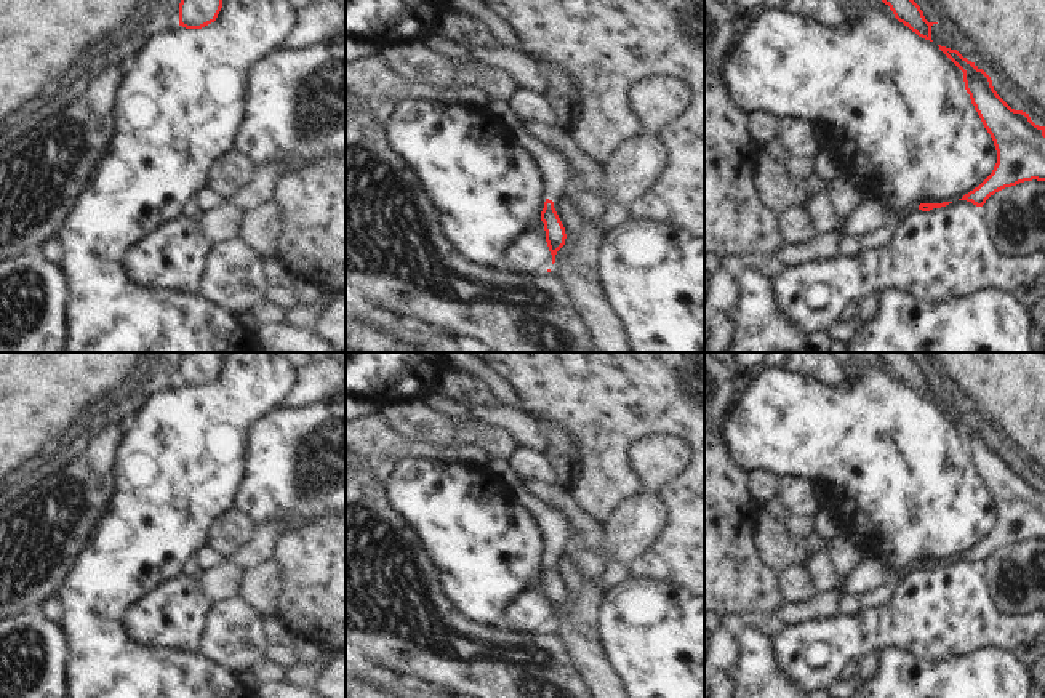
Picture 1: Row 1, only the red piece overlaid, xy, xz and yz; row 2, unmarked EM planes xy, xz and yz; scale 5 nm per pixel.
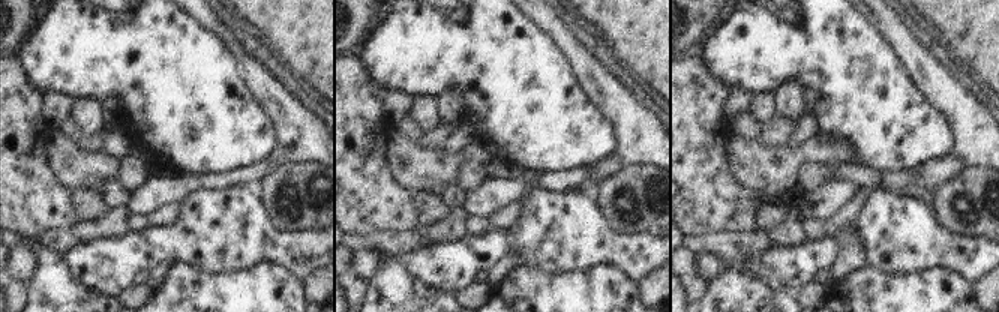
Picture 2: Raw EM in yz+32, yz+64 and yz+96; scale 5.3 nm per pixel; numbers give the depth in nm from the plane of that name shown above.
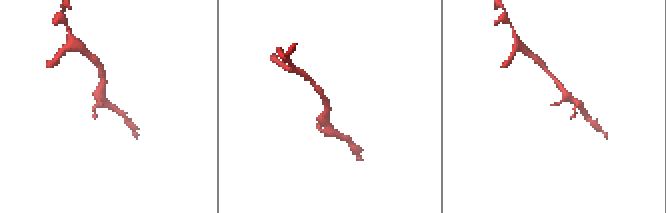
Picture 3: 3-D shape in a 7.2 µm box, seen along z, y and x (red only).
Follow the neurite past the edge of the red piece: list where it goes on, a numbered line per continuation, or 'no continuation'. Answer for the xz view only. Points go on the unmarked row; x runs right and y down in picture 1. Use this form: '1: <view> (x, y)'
1: xz (554, 529)

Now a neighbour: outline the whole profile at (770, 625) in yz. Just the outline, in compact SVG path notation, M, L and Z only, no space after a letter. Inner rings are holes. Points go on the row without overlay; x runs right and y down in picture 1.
M755 613L747 618L747 624L771 640L775 640L787 628L787 624L773 613Z

